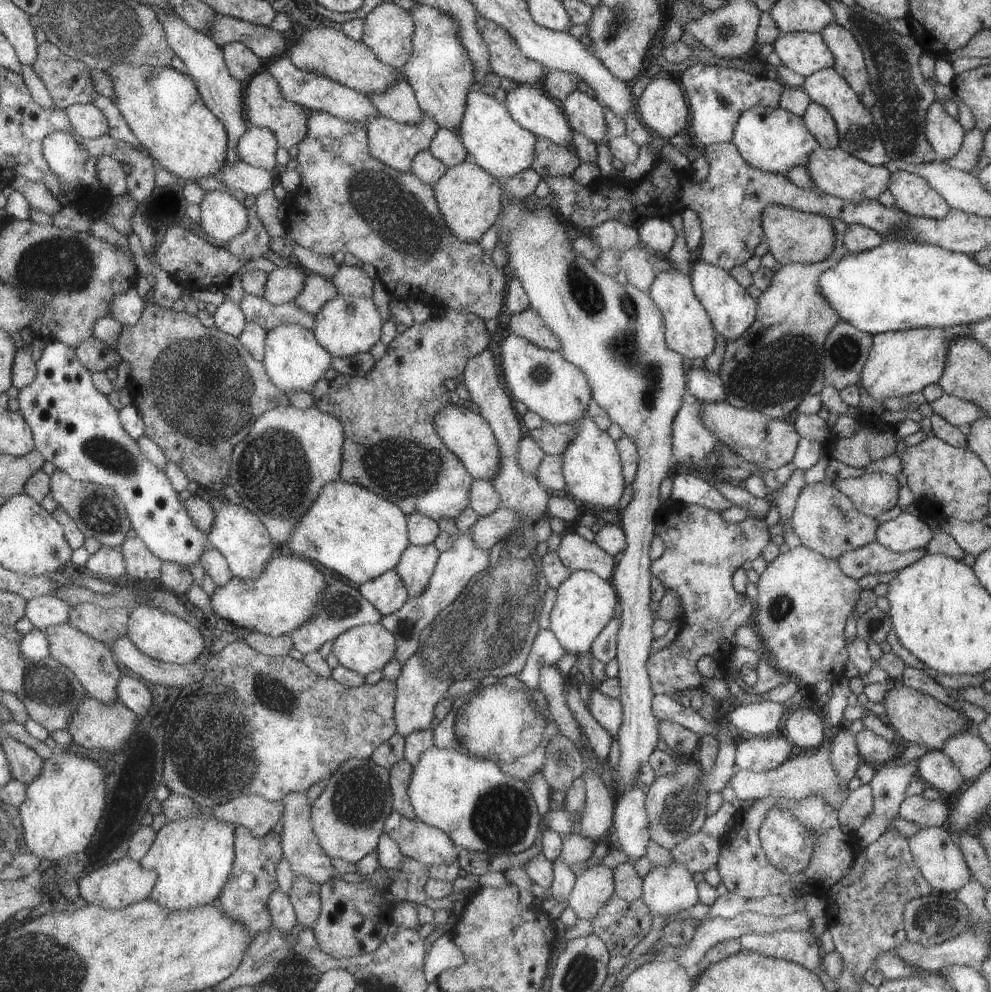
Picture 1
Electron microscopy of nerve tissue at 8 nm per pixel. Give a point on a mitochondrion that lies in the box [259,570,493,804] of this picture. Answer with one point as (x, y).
(338, 604)

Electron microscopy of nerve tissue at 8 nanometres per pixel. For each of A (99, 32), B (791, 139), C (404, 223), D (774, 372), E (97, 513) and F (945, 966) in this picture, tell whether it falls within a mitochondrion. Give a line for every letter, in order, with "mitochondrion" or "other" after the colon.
A: mitochondrion
B: other
C: mitochondrion
D: mitochondrion
E: mitochondrion
F: other

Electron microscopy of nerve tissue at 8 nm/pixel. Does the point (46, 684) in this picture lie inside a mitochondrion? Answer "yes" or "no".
yes

